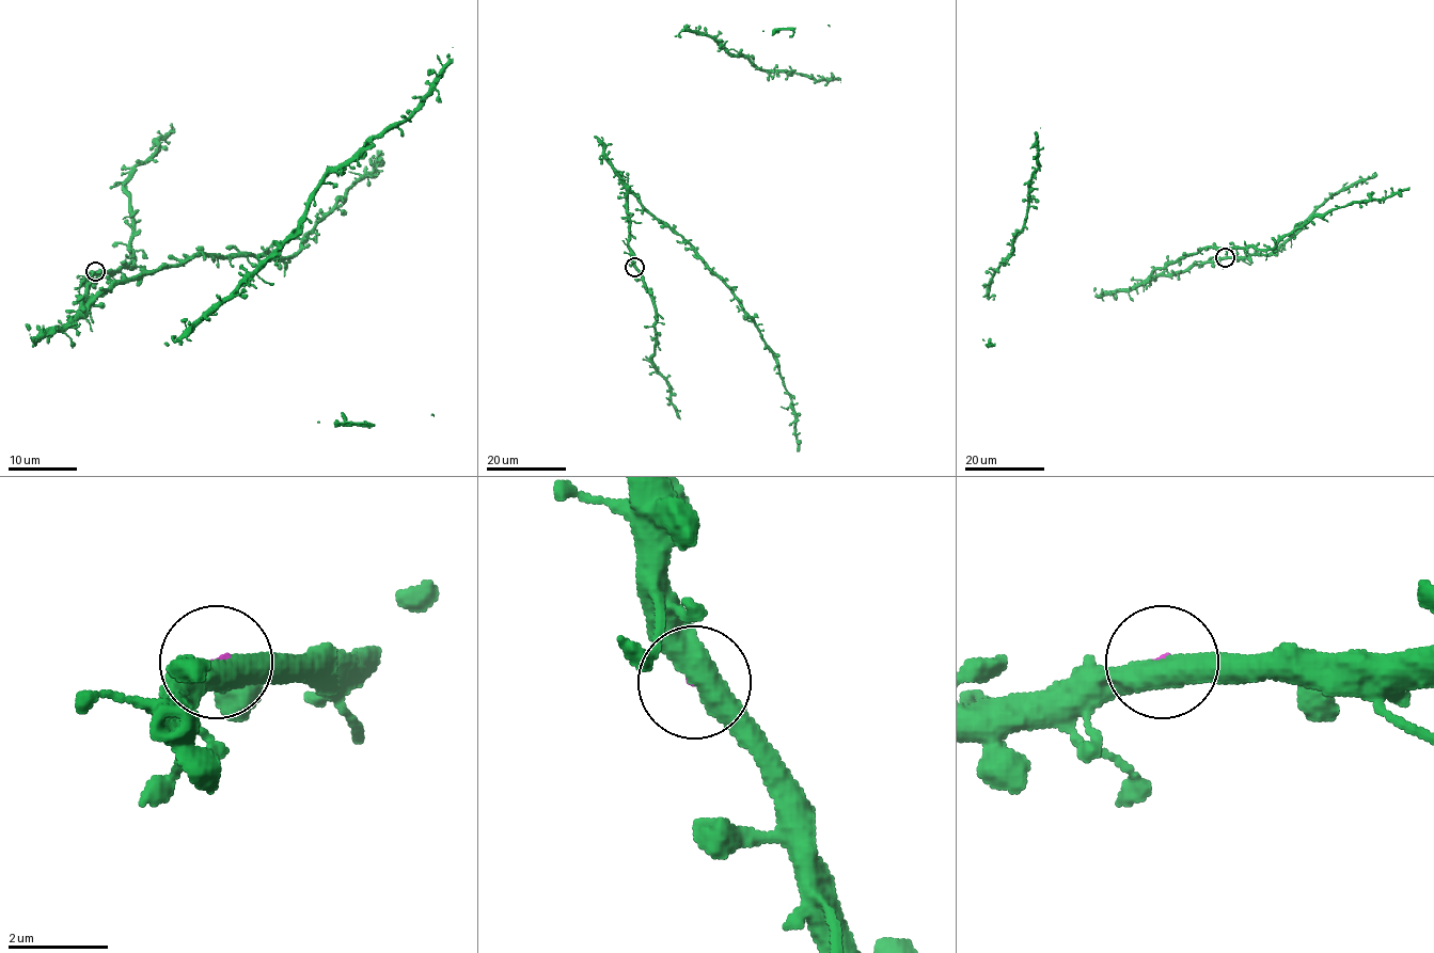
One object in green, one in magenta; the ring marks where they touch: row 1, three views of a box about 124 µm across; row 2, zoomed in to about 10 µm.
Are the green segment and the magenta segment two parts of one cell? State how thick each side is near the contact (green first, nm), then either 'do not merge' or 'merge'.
calibres 480 and 70 nm; do not merge

